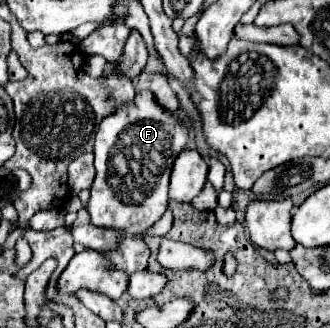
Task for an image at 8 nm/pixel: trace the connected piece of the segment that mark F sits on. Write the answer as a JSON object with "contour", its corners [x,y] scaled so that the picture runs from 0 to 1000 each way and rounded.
{"contour":[[[430,277],[412,284],[394,314],[370,314],[333,345],[321,363],[309,363],[297,405],[291,405],[291,442],[285,442],[285,503],[291,503],[291,546],[273,576],[273,613],[252,622],[227,598],[212,601],[197,619],[197,637],[206,646],[233,649],[242,637],[267,637],[279,680],[303,692],[345,692],[370,698],[370,741],[352,765],[327,765],[327,796],[345,820],[370,820],[388,838],[406,826],[424,826],[442,814],[455,759],[442,753],[436,729],[418,723],[418,710],[436,710],[448,692],[461,692],[503,643],[509,625],[509,558],[515,558],[515,521],[527,503],[527,485],[545,473],[545,460],[564,454],[570,436],[570,387],[558,369],[545,369],[533,351],[503,338],[467,290]]]}

